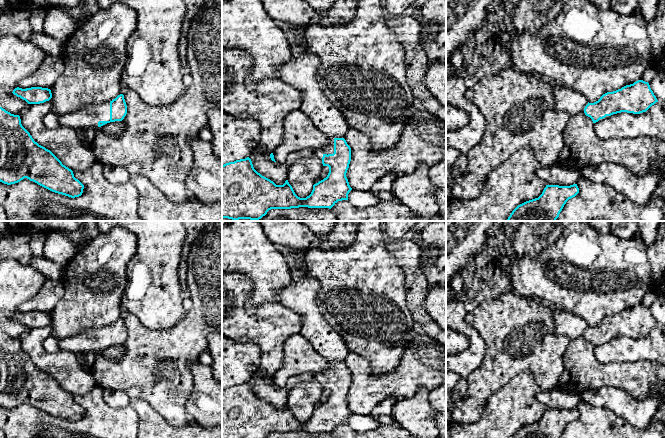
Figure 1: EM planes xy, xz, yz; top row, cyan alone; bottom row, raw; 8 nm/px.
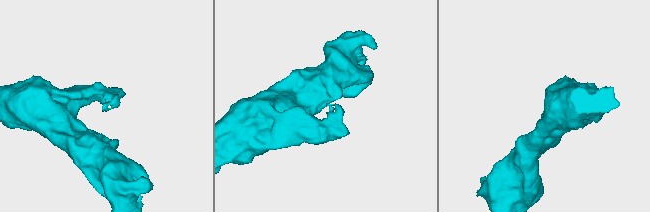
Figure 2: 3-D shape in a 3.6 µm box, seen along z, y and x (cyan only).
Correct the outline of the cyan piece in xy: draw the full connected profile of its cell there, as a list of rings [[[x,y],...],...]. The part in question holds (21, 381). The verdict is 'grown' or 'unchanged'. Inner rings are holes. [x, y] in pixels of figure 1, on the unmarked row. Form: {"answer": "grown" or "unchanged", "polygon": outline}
{"answer": "unchanged", "polygon": [[[0,331],[0,406],[11,409],[24,402],[58,418],[71,422],[83,417],[84,409],[74,401],[73,395],[48,373],[34,365],[22,350],[19,339],[11,338]]]}

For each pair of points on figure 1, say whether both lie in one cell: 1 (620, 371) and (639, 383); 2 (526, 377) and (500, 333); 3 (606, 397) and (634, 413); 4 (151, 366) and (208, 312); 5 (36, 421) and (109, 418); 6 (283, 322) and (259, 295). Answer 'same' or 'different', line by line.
1: same
2: different
3: same
4: same
5: same
6: different

